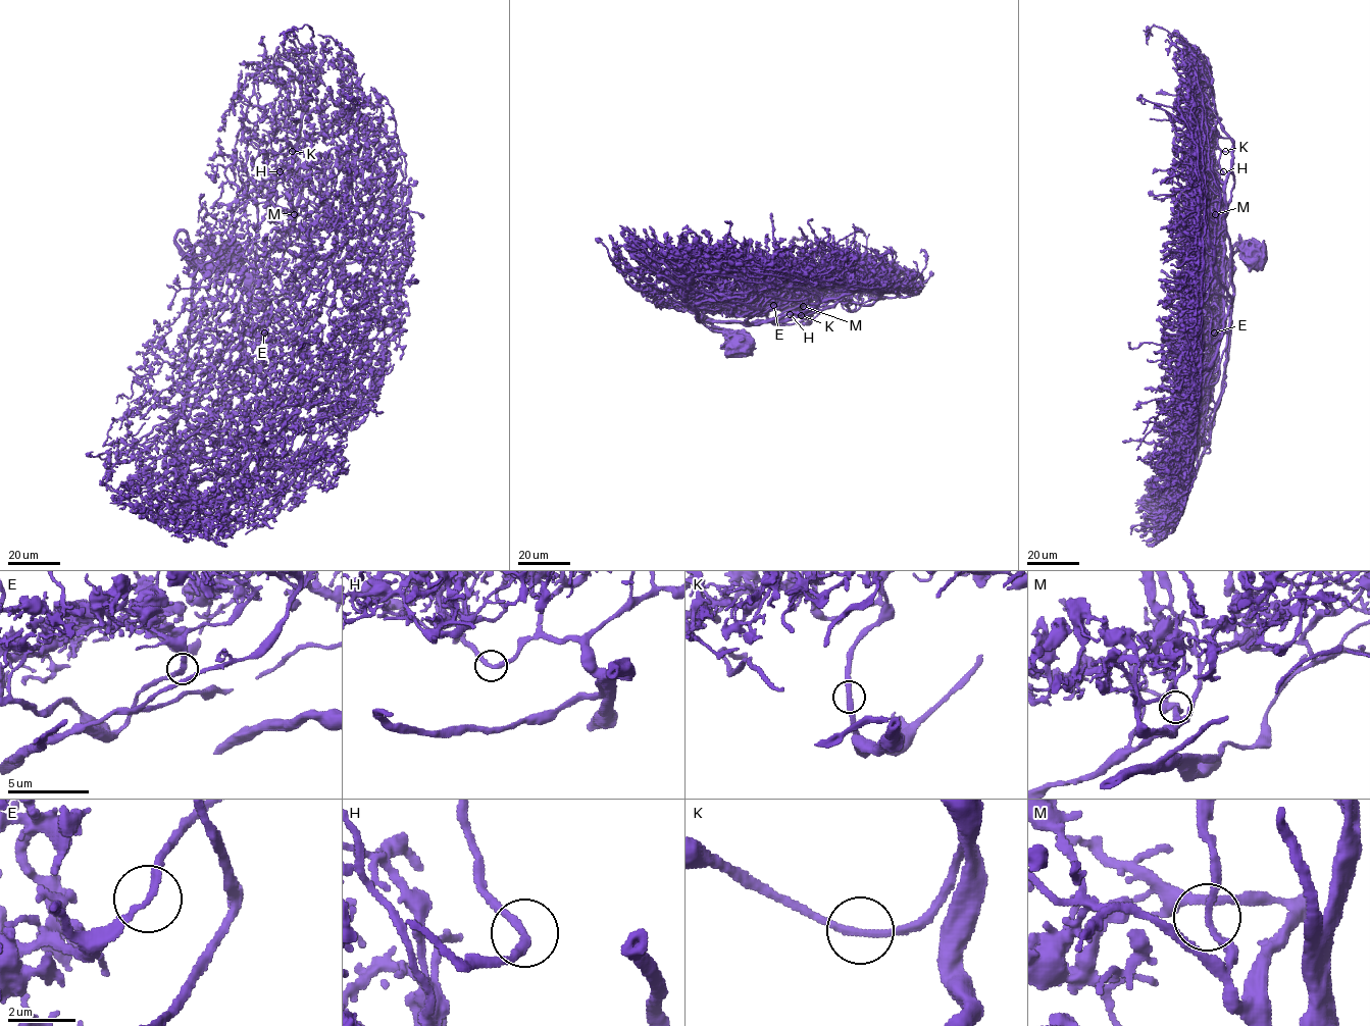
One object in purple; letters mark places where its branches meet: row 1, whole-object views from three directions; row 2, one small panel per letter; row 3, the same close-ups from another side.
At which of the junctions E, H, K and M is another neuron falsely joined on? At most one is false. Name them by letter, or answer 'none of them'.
none of them

